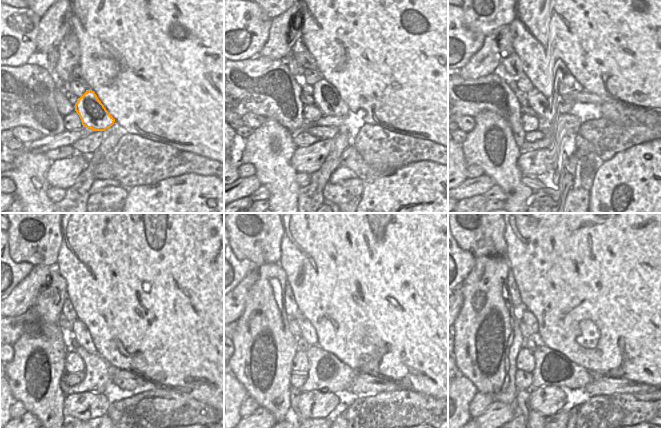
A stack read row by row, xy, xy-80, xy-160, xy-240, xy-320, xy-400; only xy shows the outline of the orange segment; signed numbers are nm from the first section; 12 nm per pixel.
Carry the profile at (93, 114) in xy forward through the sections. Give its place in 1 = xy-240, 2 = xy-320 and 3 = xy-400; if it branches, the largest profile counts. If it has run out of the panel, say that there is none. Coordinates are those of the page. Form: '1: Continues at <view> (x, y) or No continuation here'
1: Continues at xy-240 (81, 333)
2: Continues at xy-320 (308, 332)
3: Continues at xy-400 (528, 318)

